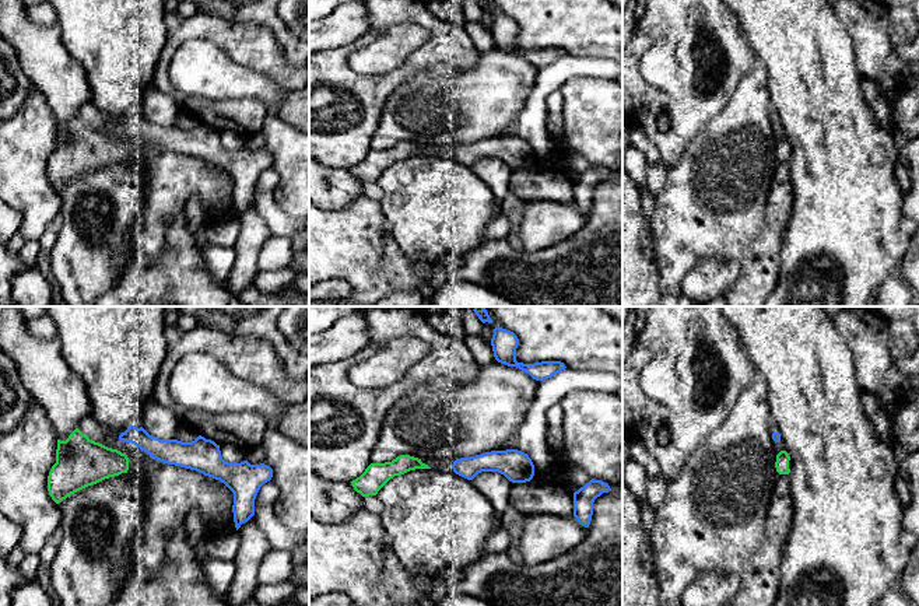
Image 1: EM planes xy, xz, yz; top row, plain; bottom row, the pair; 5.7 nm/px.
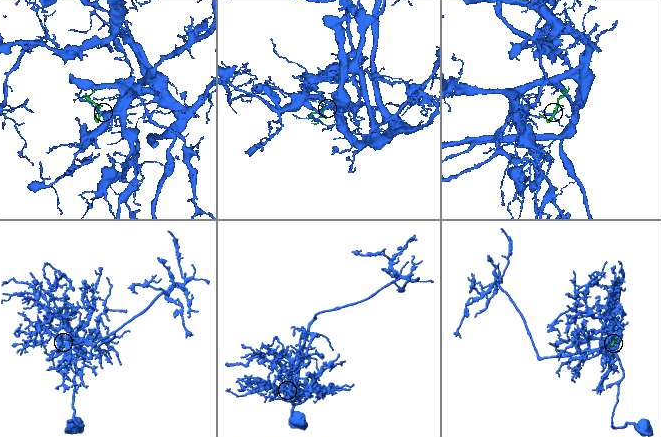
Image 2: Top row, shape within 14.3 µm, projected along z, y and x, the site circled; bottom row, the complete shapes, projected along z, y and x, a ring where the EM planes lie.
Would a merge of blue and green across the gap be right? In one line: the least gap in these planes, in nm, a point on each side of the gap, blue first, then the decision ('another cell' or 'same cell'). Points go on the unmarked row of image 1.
60 nm | yz (775, 129), (781, 137) | same cell

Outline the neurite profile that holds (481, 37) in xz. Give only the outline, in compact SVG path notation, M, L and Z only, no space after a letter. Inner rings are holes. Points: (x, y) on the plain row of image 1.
M466 21L463 28L471 38L474 46L480 52L495 49L494 38L491 29L483 27L480 22Z

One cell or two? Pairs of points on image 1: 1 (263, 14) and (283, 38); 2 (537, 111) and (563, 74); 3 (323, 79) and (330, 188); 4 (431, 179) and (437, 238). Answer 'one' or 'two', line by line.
1: one
2: one
3: two
4: one

